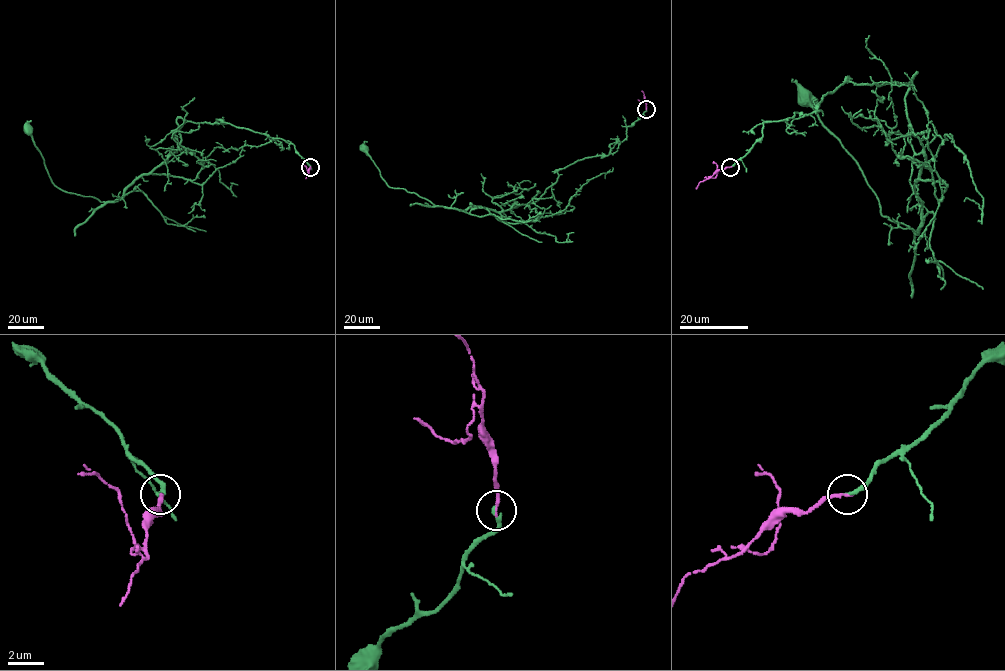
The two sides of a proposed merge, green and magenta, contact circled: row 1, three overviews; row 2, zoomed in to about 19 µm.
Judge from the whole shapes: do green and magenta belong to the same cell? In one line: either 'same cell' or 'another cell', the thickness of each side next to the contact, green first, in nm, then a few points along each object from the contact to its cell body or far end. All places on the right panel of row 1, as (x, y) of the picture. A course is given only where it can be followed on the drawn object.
same cell; 240 nm thick on the green side, 190 nm on the other; green runs (730, 166), (764, 122), (818, 111), (844, 83), (916, 74), (915, 233), (880, 213), (805, 96); magenta runs (730, 166), (717, 170), (711, 177), (714, 177), (717, 171), (712, 163)

